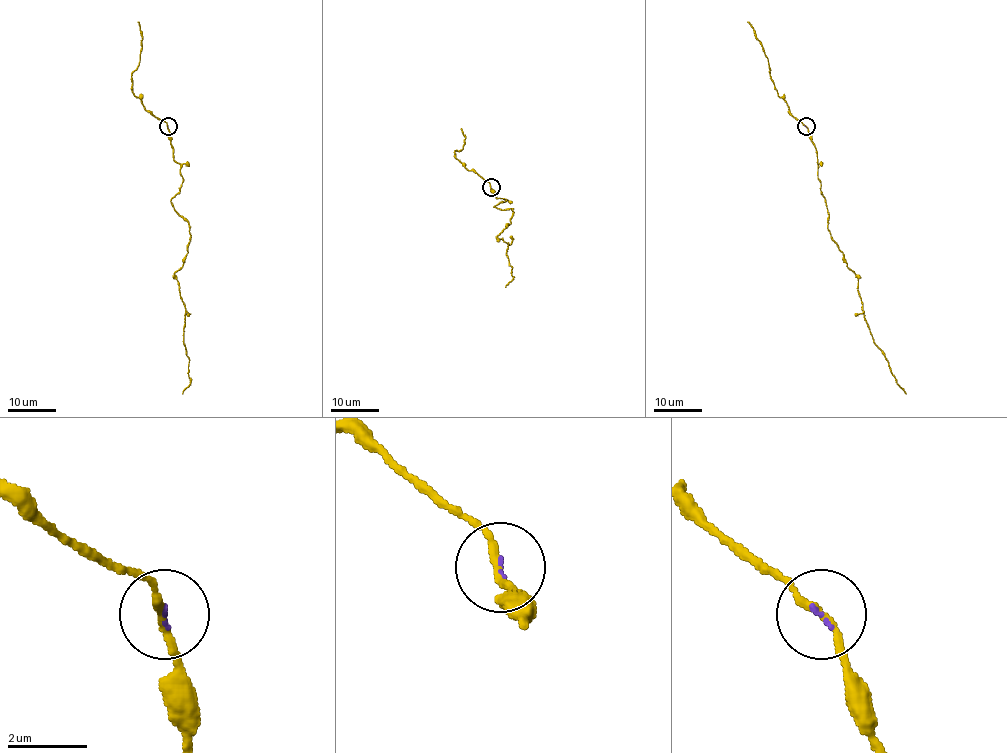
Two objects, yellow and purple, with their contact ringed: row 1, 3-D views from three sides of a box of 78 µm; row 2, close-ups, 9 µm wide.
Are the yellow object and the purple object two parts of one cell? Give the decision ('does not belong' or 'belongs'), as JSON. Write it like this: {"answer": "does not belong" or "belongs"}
{"answer": "belongs"}

